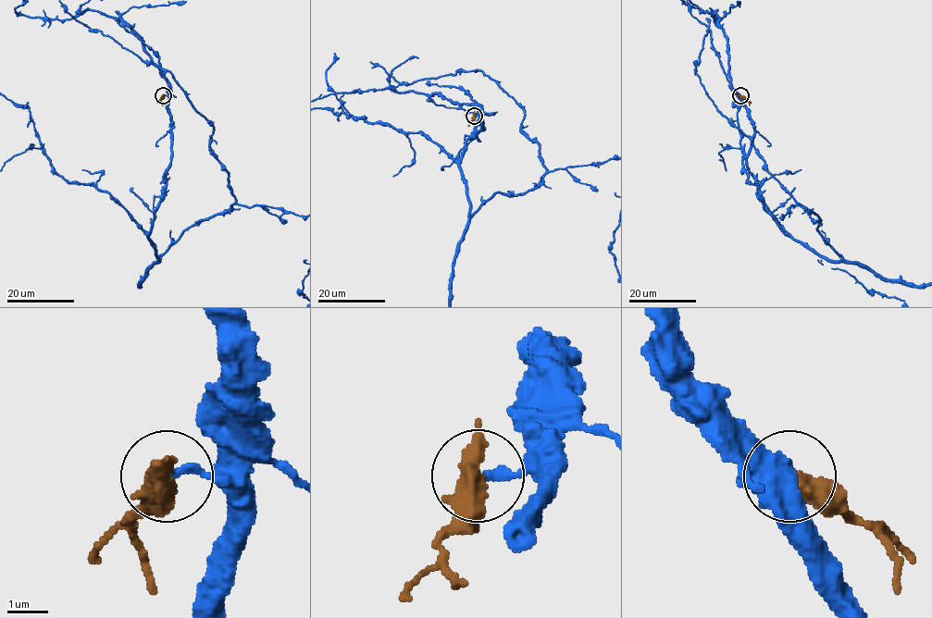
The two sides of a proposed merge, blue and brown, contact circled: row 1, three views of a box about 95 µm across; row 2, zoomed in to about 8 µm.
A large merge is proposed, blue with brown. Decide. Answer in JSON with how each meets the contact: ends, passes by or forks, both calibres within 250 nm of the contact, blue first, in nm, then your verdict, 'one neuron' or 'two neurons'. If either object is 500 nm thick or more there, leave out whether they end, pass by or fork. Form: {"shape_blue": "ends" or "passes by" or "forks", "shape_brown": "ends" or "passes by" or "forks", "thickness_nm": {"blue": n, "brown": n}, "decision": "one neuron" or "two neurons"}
{"shape_blue": "ends", "shape_brown": "passes by", "thickness_nm": {"blue": 200, "brown": 480}, "decision": "two neurons"}

